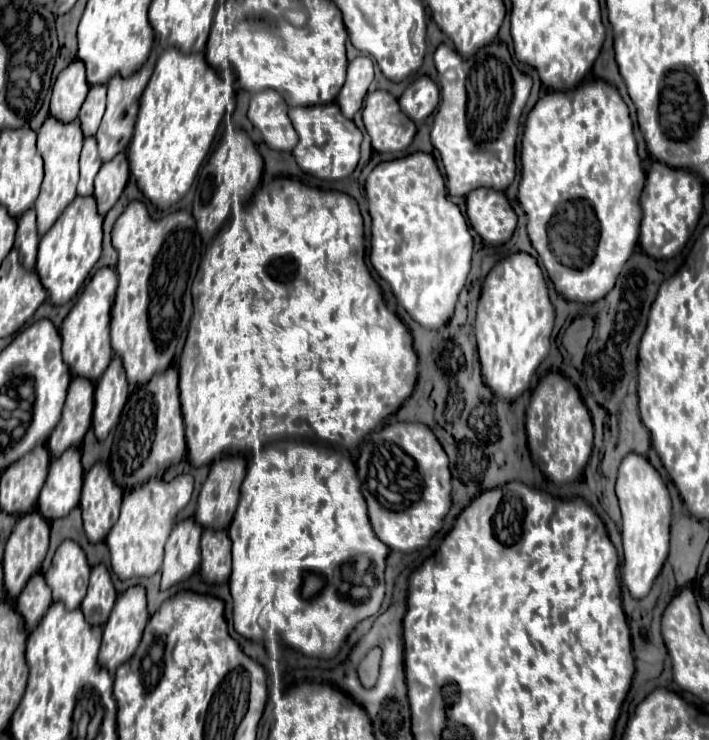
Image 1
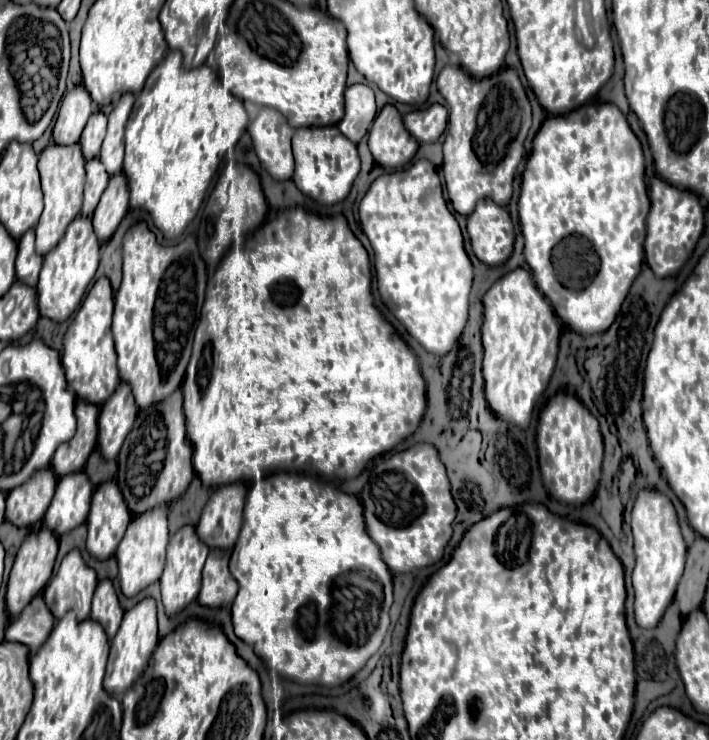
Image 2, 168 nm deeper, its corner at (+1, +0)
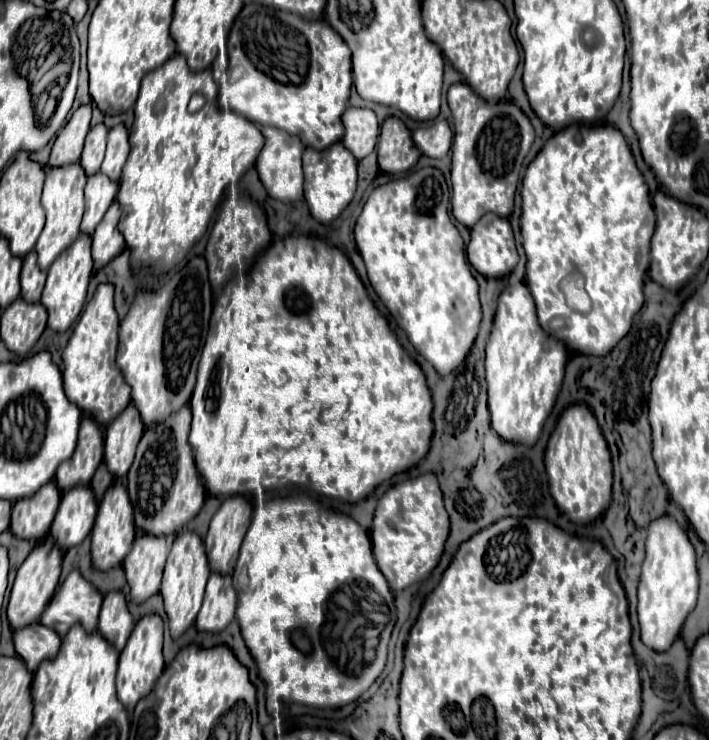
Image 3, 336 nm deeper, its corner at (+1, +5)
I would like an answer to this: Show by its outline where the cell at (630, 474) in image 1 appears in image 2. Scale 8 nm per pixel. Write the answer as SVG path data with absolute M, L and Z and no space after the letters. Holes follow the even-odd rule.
M657 490L639 492L631 512L631 528L637 556L637 564L633 570L635 620L639 628L655 628L677 592L679 580L685 570L687 544L681 536L673 504L669 502L667 496L661 496Z

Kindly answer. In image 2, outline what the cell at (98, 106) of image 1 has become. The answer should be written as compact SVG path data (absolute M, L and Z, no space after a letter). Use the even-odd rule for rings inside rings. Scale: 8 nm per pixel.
M93 112L79 140L85 160L91 160L99 154L105 138L105 128L107 128L107 116L103 112Z

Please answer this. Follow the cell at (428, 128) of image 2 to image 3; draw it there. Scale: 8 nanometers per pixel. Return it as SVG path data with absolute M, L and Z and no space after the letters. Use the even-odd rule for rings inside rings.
M435 119L429 127L419 127L413 131L413 141L421 149L423 155L443 159L453 143L453 131L449 129L447 121Z

